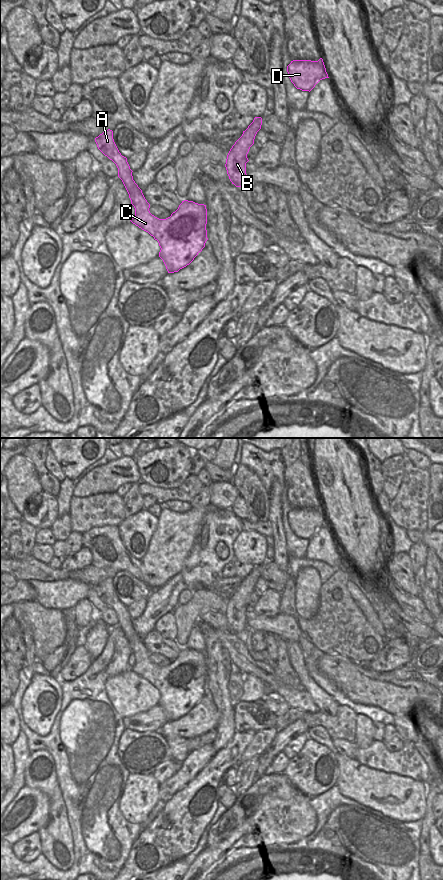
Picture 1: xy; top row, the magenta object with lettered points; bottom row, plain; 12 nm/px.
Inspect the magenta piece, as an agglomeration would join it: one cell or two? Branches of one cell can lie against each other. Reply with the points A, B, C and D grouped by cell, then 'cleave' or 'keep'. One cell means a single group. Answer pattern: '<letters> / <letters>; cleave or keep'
A B C D; keep

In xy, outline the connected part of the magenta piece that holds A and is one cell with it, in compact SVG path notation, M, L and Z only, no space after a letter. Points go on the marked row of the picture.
M106 130L95 138L95 142L98 149L118 168L118 177L135 208L135 216L130 221L158 241L161 248L159 257L168 273L178 272L189 265L208 240L206 205L184 200L170 217L155 217L149 211L150 204L142 190L133 180L127 158L121 155L114 142L113 131Z

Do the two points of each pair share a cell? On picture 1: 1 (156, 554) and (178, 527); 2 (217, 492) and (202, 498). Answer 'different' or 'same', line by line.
1: same
2: different

